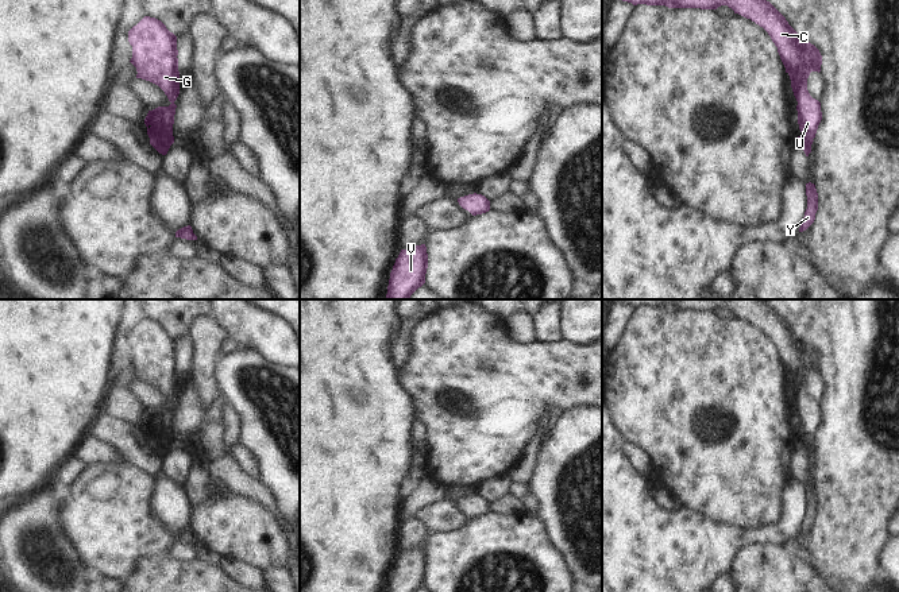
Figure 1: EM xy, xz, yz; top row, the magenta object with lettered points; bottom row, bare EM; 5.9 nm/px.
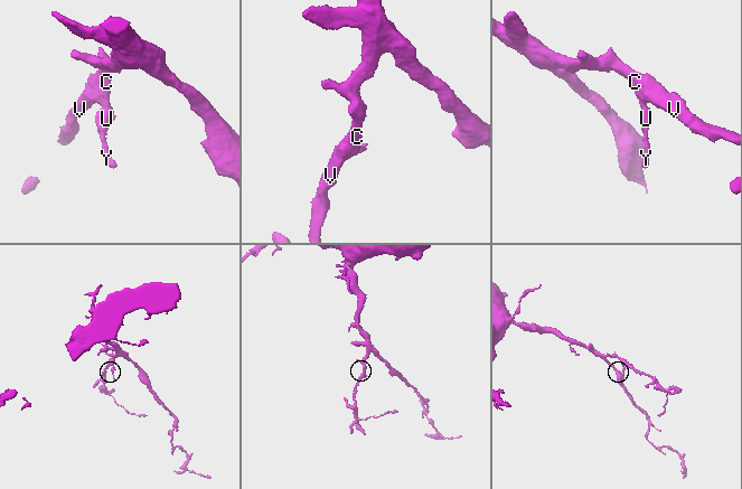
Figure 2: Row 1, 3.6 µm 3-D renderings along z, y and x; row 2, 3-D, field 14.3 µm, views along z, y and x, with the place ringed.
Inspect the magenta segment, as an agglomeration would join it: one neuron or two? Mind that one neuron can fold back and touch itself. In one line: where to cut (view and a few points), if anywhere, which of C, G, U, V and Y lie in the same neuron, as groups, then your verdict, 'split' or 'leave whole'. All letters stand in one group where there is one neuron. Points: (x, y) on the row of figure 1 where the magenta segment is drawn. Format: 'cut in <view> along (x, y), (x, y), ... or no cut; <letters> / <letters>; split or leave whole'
no cut; C G U V Y; leave whole

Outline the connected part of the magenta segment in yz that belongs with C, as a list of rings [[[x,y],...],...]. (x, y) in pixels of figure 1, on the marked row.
[[[622,0],[647,5],[665,5],[668,8],[717,9],[728,5],[746,19],[763,27],[778,47],[780,59],[790,76],[791,88],[798,101],[798,124],[803,134],[798,136],[806,156],[811,152],[813,139],[822,120],[821,102],[807,90],[811,71],[821,71],[822,55],[806,38],[799,35],[786,18],[767,0]]]

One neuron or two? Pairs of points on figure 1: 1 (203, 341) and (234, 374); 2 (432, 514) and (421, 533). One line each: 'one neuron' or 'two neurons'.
1: two neurons
2: two neurons

